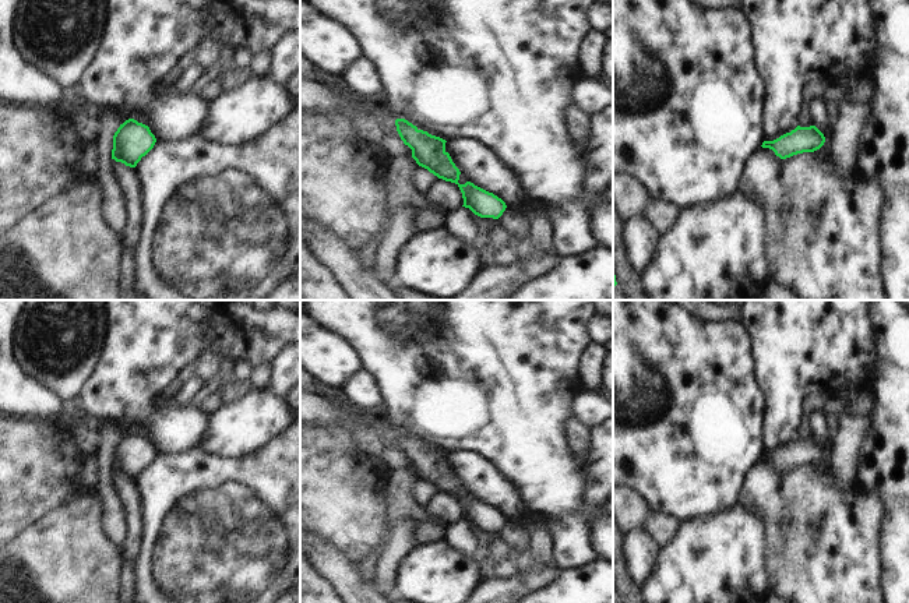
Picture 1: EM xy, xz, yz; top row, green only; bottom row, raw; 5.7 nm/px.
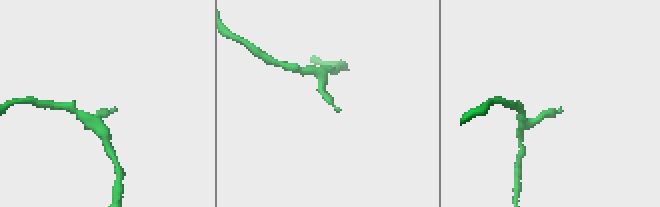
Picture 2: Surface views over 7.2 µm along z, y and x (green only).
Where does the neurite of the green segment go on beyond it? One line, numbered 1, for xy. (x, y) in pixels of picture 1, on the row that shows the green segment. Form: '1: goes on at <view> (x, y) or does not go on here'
1: does not go on here

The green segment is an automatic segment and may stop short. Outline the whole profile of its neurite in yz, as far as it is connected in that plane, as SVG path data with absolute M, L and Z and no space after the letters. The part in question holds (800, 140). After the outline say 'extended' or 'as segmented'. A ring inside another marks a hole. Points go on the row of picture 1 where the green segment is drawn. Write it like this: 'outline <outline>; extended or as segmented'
outline M797 126L790 133L781 135L774 141L764 141L762 148L769 148L781 159L790 158L803 152L814 152L825 142L824 134L815 127Z; as segmented

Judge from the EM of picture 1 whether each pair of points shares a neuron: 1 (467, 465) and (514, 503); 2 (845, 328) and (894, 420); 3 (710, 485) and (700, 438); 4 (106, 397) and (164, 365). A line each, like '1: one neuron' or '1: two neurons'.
1: one neuron
2: two neurons
3: one neuron
4: one neuron

